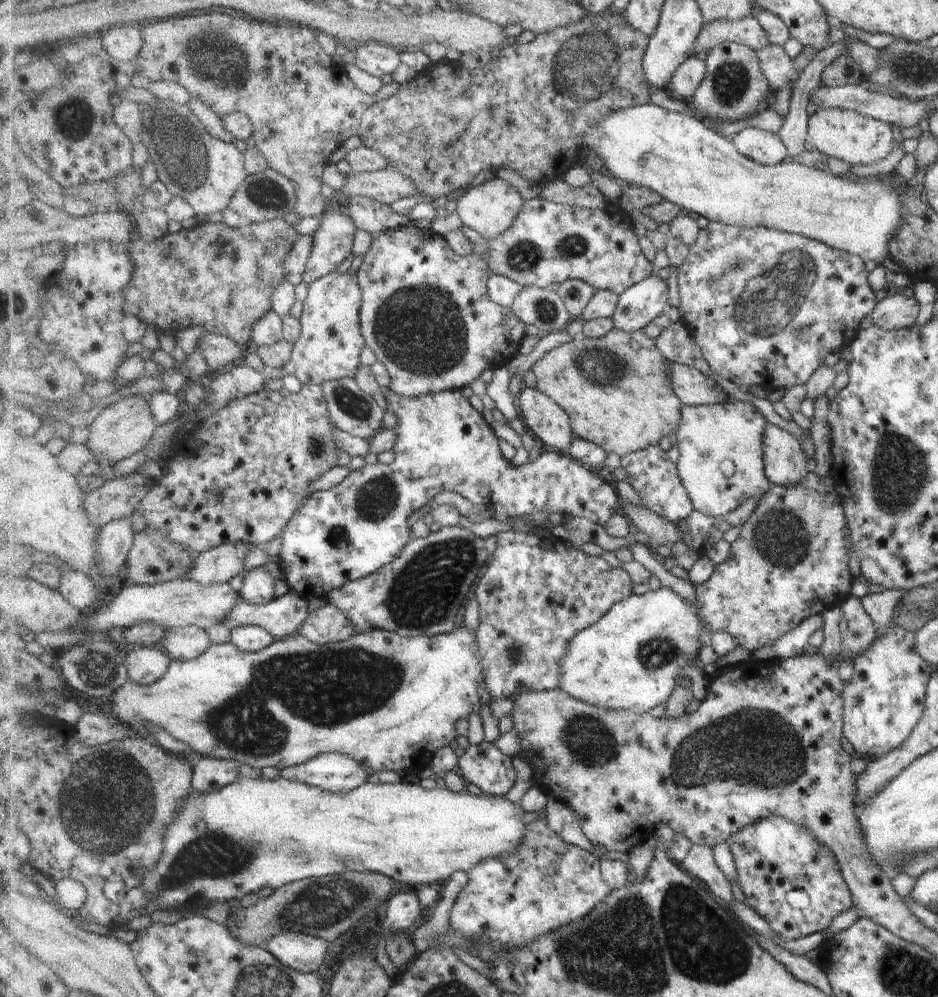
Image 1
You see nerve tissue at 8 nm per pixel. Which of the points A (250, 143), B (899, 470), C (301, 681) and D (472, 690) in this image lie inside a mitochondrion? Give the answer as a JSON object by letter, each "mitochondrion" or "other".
{"A":"other","B":"mitochondrion","C":"mitochondrion","D":"other"}

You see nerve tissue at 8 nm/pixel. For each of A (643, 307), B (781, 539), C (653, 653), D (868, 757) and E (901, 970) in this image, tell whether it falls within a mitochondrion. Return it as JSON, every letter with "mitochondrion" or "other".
{"A":"other","B":"mitochondrion","C":"mitochondrion","D":"other","E":"mitochondrion"}

